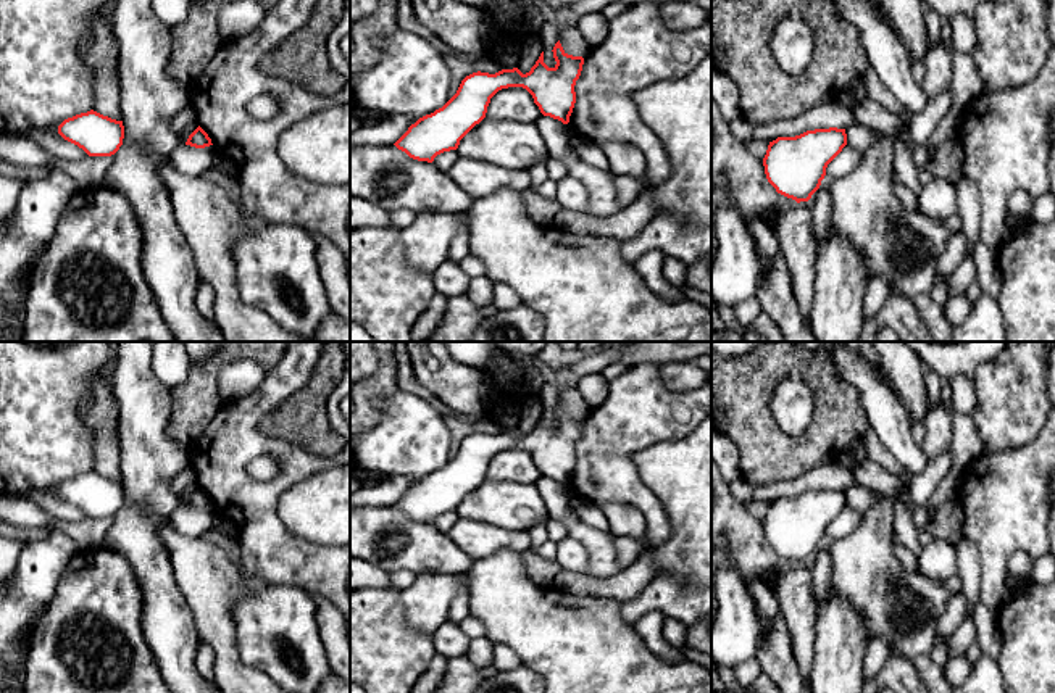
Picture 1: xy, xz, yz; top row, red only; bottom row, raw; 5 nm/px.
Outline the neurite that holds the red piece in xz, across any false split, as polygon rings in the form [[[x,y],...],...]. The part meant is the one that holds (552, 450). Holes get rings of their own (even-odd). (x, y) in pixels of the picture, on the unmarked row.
[[[560,401],[552,413],[557,422],[553,429],[544,424],[542,413],[526,435],[513,429],[466,437],[442,469],[419,479],[394,506],[413,521],[432,524],[437,516],[457,511],[460,501],[486,479],[490,459],[508,448],[526,450],[544,477],[568,485],[584,419],[568,416]]]

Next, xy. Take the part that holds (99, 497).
[[[94,471],[65,480],[58,495],[82,509],[89,517],[111,517],[123,506],[123,482],[111,480]]]

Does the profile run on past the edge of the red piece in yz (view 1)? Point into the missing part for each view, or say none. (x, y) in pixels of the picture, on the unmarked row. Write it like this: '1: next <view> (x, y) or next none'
1: next none

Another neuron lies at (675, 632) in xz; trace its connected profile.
[[[666,617],[665,625],[663,625],[663,637],[673,646],[684,646],[687,629],[689,627],[679,622],[678,619]]]

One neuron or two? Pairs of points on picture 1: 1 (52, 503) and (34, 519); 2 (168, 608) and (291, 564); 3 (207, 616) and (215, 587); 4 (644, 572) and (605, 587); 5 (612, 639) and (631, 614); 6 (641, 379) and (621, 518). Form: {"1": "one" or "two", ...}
{"1": "two", "2": "two", "3": "one", "4": "one", "5": "two", "6": "two"}

